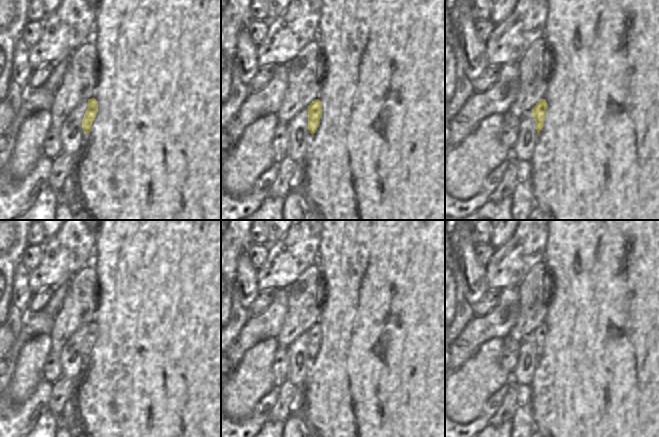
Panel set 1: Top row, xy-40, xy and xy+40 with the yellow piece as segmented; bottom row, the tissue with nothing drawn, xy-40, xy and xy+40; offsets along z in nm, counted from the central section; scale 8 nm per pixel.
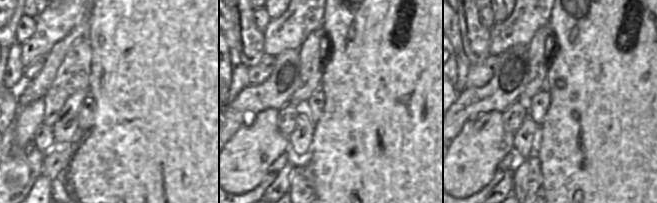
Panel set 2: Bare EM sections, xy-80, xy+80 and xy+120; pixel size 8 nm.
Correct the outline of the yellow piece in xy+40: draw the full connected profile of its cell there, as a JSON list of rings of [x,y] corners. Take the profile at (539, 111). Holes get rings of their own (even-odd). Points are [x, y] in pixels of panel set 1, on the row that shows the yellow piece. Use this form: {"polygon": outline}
{"polygon": [[[541,99],[536,103],[532,110],[532,116],[536,122],[536,130],[539,133],[543,126],[544,120],[546,118],[546,110],[548,108],[548,104],[545,99]]]}

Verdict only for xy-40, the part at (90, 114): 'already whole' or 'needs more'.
already whole

